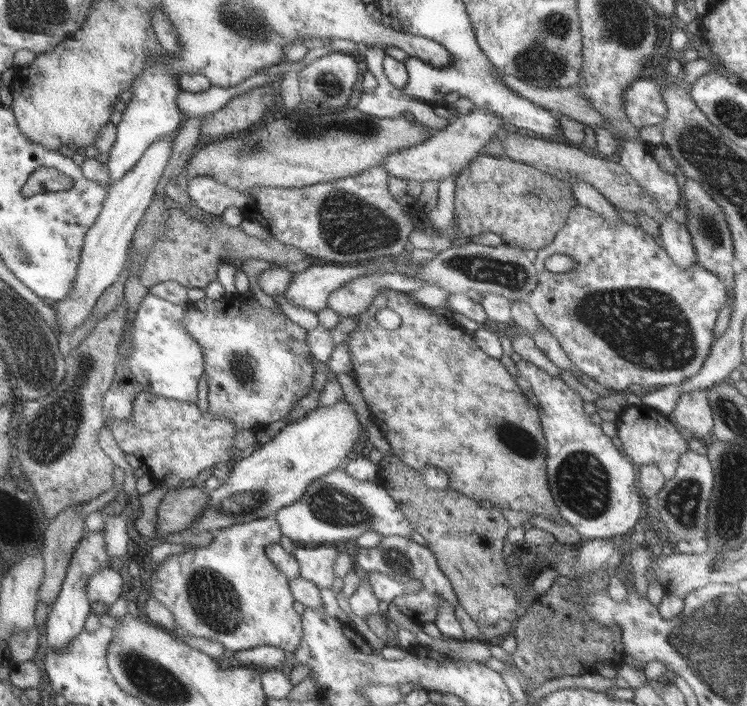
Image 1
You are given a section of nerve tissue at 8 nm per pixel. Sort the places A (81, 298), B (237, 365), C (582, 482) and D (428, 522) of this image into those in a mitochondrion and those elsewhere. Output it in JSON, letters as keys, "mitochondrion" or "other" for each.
{"A":"other","B":"mitochondrion","C":"mitochondrion","D":"other"}

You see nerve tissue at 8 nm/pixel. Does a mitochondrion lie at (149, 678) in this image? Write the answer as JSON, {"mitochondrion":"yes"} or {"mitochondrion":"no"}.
{"mitochondrion":"yes"}

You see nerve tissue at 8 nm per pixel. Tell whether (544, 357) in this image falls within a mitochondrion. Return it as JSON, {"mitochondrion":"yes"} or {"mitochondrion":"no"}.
{"mitochondrion":"no"}

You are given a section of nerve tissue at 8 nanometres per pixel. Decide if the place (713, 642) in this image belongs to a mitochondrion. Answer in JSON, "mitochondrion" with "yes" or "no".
{"mitochondrion":"yes"}

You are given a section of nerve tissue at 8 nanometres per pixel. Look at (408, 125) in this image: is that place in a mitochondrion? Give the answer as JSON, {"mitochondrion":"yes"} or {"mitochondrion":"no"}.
{"mitochondrion":"no"}

